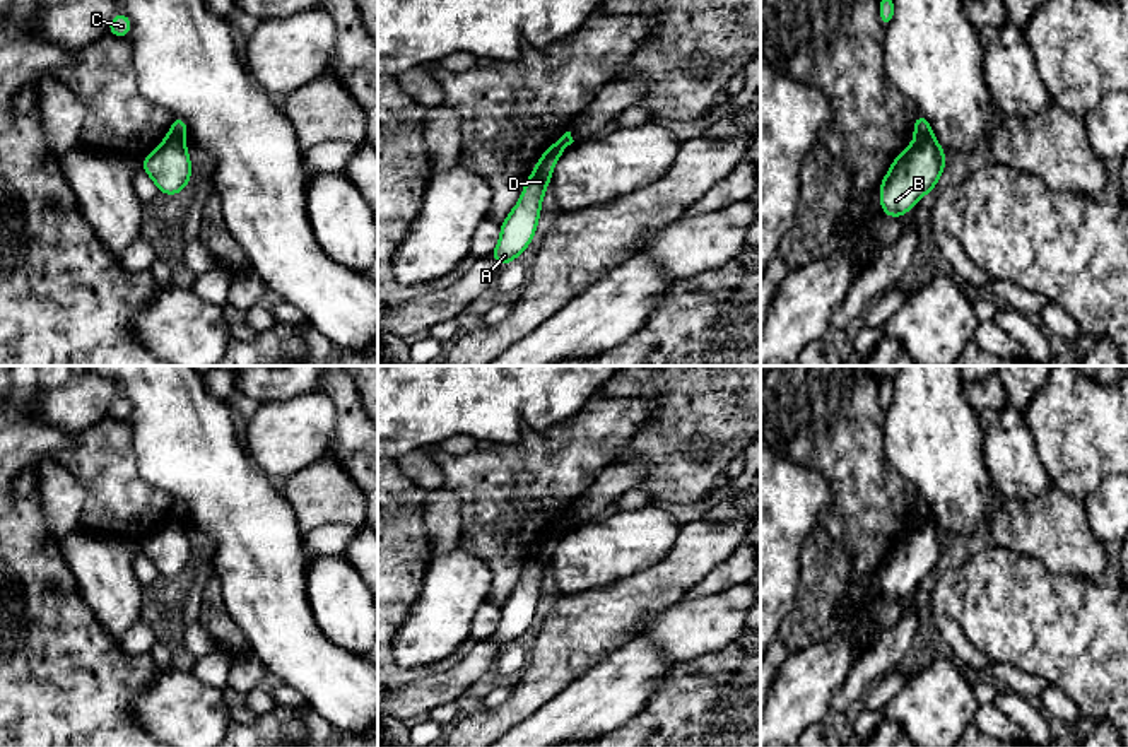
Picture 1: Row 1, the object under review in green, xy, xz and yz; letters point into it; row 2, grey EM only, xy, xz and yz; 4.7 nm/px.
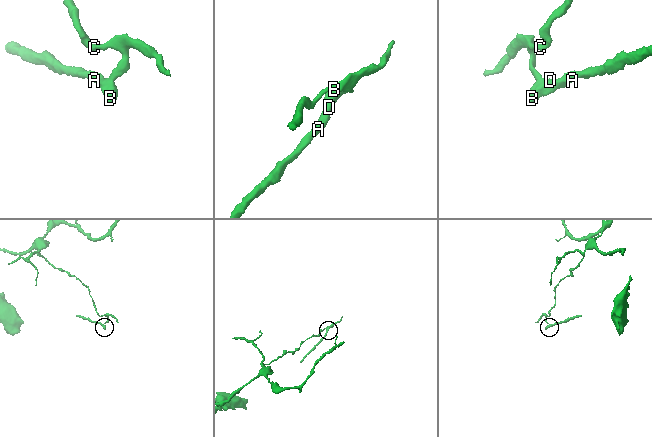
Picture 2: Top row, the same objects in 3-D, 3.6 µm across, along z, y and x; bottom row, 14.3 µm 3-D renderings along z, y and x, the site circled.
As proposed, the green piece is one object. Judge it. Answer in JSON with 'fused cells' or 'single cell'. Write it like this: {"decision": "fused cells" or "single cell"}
{"decision": "fused cells"}

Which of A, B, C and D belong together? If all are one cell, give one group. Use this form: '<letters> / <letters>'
A B D / C

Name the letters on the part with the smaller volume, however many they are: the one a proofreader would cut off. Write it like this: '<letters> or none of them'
A, B, D

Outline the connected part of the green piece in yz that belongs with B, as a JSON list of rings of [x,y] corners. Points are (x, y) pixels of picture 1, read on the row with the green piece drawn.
[[[933,135],[909,144],[896,157],[878,188],[882,214],[901,217],[909,212],[938,183],[945,157]]]

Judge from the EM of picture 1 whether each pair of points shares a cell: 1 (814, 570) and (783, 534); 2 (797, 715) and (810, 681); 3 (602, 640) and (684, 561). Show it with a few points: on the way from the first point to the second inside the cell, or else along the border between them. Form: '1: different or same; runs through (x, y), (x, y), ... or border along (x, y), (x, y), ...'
1: different; border along (817, 525), (802, 547), (800, 583), (795, 594)
2: same; runs through (797, 706), (802, 689)
3: same; runs through (622, 619), (663, 582)

